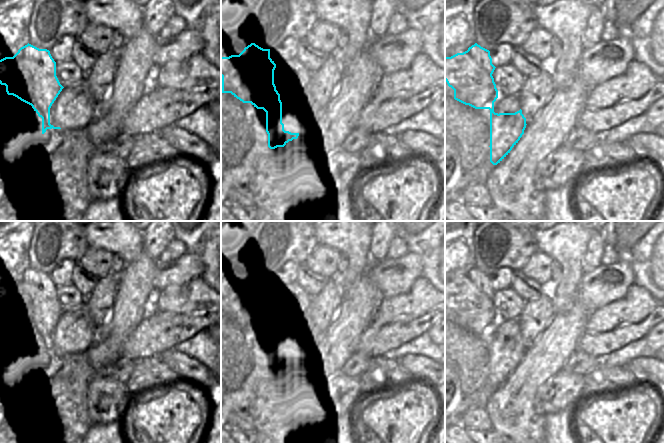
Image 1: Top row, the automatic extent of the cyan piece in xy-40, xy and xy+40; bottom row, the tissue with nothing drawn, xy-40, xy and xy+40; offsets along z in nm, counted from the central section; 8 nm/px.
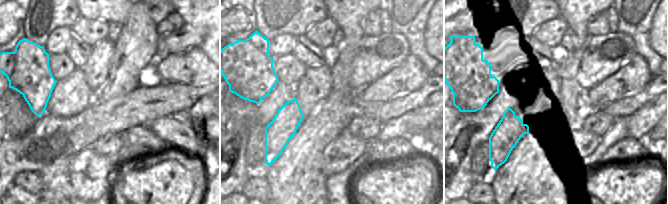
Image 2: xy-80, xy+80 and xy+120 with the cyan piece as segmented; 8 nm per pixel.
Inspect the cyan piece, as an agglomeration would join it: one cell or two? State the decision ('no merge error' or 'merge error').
merge error

